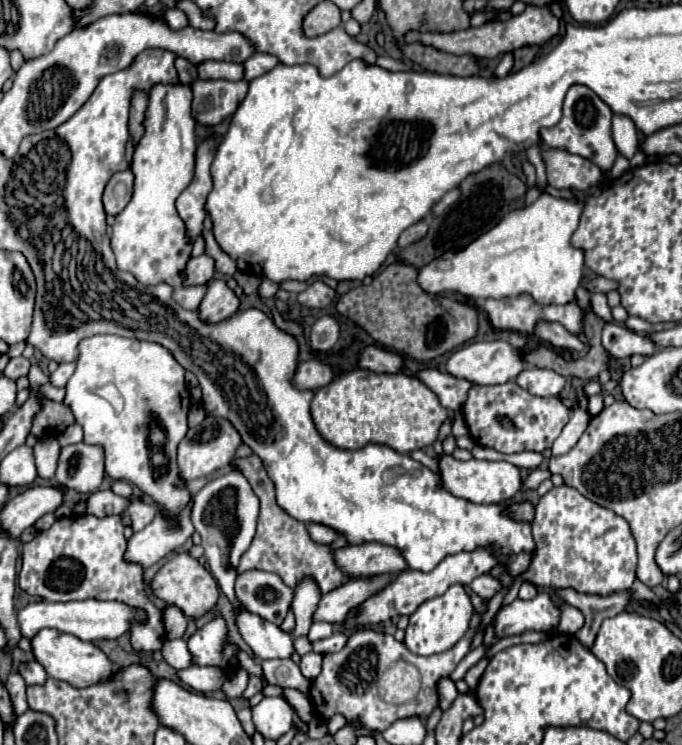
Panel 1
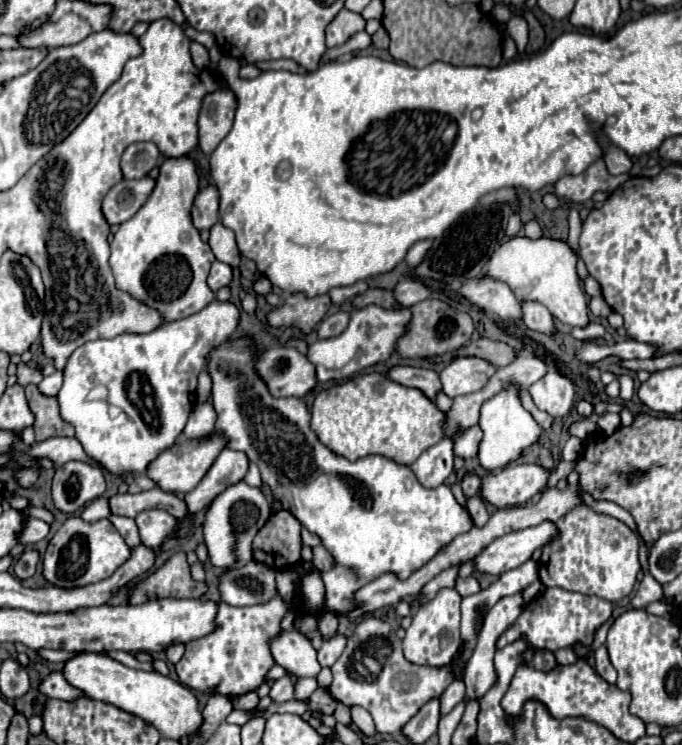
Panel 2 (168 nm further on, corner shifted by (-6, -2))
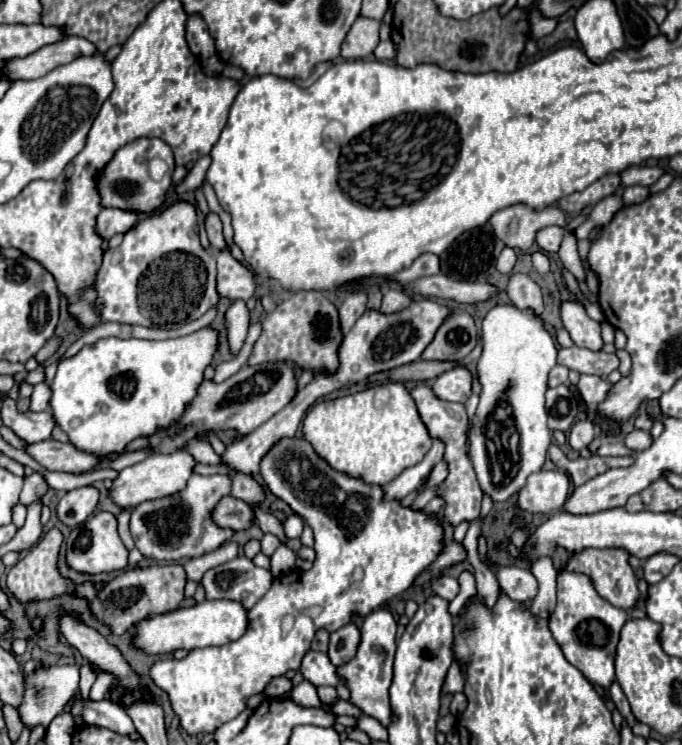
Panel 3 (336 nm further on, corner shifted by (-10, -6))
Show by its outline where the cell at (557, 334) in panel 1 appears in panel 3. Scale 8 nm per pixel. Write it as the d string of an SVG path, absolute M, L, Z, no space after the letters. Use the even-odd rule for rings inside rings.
M514 273L510 277L506 293L508 293L510 301L516 303L516 307L532 307L532 311L536 311L536 315L540 315L544 311L540 287L524 273Z

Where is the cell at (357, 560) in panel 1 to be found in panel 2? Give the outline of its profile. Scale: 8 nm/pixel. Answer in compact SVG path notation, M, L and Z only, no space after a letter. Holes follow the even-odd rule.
M318 545L318 547L314 547L314 567L318 569L318 571L330 571L332 567L336 567L336 561L334 561L334 557L330 555L330 551L324 547L324 545Z

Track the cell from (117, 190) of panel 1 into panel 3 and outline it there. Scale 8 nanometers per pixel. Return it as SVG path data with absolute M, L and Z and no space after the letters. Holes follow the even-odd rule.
M102 209L96 219L96 233L102 239L110 239L116 233L126 233L132 229L138 221L138 215L128 215L128 211L116 211L116 209Z

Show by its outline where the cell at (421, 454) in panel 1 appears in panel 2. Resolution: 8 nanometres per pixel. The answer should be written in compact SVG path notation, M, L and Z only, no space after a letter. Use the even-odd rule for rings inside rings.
M479 496L466 498L466 503L468 511L474 519L474 525L477 527L484 526L489 519L489 514L481 498Z

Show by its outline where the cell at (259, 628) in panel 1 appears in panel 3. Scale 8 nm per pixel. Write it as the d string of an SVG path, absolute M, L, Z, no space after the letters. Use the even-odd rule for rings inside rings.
M310 651L306 657L304 657L304 663L300 667L302 675L306 681L310 681L312 685L330 685L330 687L336 687L340 683L344 683L344 679L338 675L338 669L330 663L328 655L326 653L316 653L316 651Z

